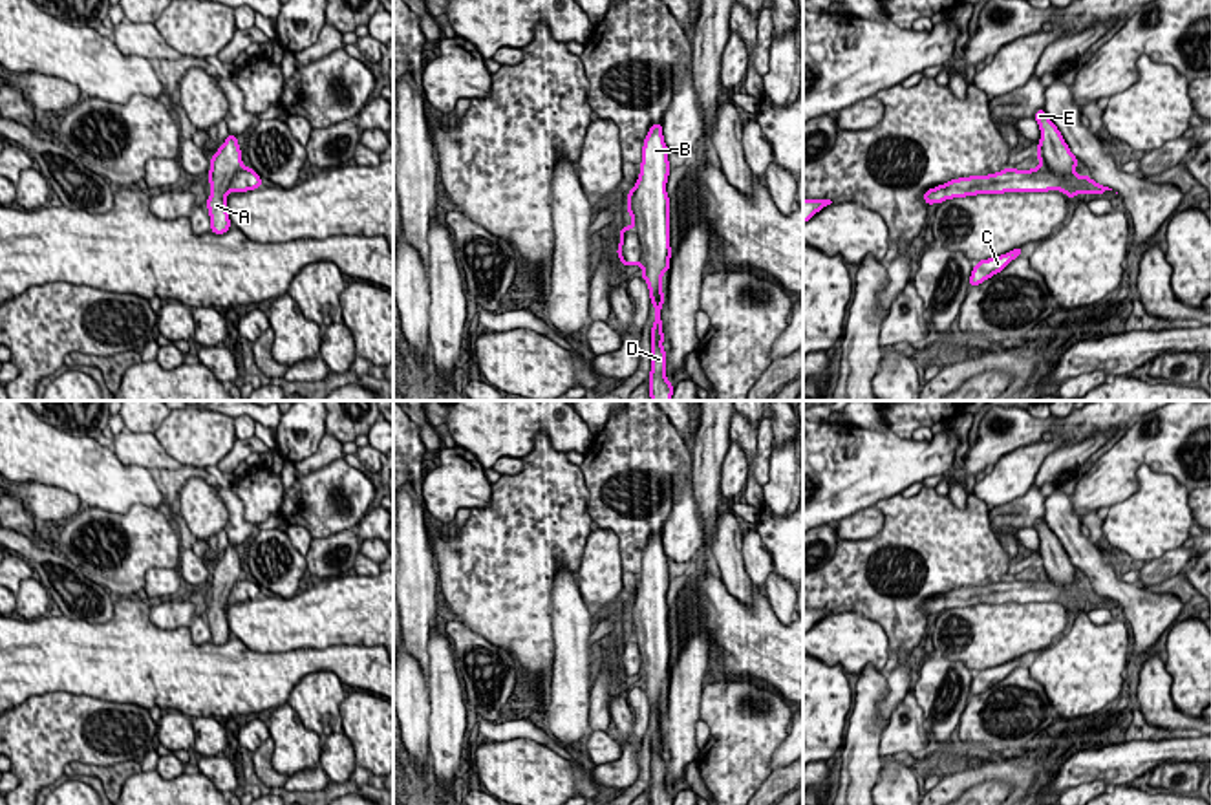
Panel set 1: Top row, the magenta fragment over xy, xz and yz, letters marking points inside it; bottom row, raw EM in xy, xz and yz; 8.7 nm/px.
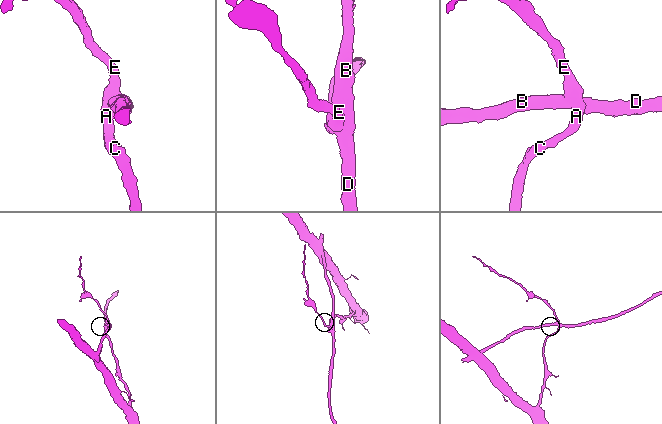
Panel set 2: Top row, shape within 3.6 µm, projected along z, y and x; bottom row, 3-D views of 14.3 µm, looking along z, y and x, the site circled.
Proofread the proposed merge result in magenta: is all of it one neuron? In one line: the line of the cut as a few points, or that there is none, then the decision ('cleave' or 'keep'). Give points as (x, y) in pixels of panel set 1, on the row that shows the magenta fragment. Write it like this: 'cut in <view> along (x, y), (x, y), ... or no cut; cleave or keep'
cut in xz along (628, 227), (639, 238), (641, 262); cleave

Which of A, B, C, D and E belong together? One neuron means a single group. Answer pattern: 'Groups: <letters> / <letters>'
Groups: A C E / B D

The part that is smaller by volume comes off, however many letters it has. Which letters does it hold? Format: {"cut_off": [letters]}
{"cut_off": ["B", "D"]}

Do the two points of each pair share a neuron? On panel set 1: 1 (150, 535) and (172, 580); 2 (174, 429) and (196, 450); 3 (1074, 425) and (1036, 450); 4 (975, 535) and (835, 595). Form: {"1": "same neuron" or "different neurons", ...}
{"1": "different neurons", "2": "same neuron", "3": "same neuron", "4": "same neuron"}

